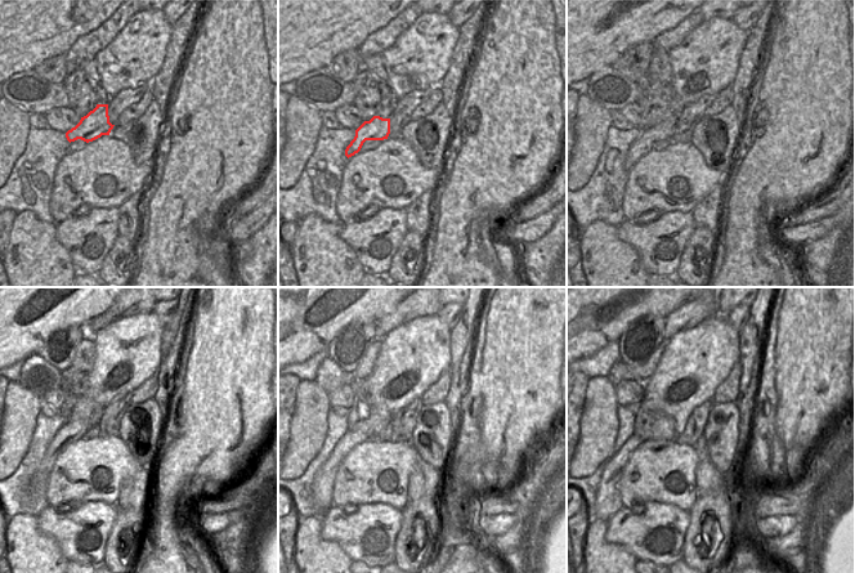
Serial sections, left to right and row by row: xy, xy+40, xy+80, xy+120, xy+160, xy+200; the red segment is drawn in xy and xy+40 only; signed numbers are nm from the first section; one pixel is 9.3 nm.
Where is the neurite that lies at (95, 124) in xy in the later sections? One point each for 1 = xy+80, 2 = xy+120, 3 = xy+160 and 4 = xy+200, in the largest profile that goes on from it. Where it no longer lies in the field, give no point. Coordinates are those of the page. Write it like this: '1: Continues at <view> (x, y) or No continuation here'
1: Continues at xy+80 (665, 130)
2: Continues at xy+120 (72, 432)
3: Continues at xy+160 (323, 482)
4: Continues at xy+200 (608, 500)

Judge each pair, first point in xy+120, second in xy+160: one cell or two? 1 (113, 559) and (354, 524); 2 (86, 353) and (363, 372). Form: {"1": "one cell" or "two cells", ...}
{"1": "two cells", "2": "one cell"}

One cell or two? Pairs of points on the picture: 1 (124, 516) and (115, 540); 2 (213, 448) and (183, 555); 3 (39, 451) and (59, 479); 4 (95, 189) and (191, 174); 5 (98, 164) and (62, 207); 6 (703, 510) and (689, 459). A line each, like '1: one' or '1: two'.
1: one
2: one
3: two
4: two
5: one
6: two

